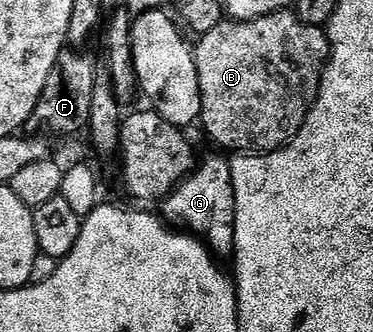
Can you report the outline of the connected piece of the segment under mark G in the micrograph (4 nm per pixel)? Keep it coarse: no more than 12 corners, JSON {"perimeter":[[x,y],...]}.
{"perimeter":[[203,156],[158,203],[217,257],[236,249],[229,160]]}

